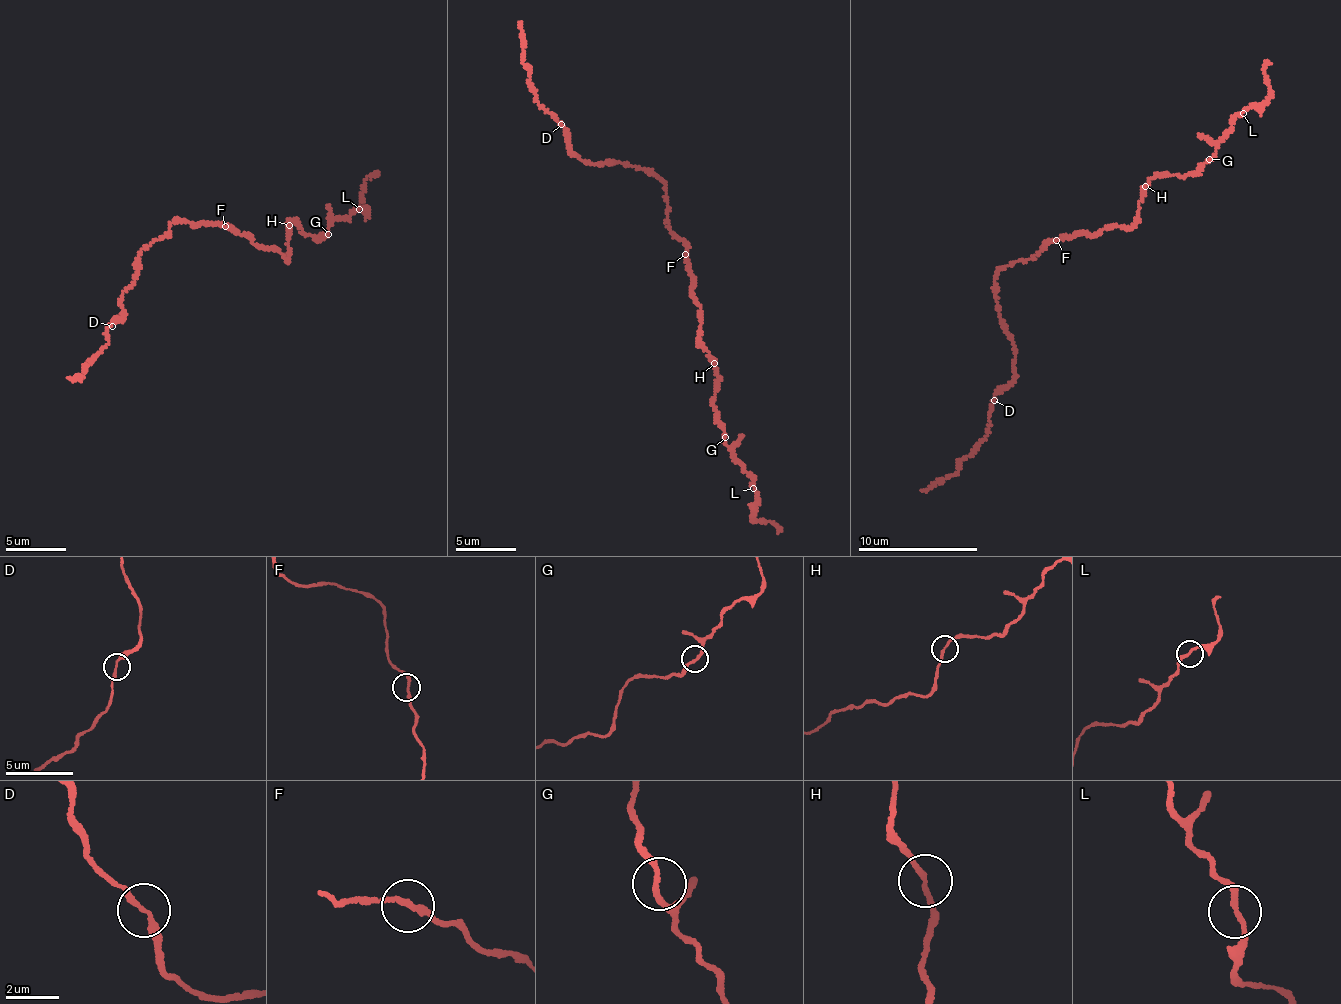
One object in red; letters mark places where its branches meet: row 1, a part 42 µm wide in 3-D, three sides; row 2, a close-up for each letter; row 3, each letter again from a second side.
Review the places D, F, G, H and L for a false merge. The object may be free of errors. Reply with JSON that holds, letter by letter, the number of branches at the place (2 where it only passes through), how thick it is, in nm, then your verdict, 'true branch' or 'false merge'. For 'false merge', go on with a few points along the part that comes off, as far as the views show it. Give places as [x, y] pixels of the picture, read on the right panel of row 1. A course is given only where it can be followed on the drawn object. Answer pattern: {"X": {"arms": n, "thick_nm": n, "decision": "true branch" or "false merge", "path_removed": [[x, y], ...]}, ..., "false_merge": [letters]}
{"D": {"arms": 2, "thick_nm": 200, "decision": "true branch"}, "F": {"arms": 2, "thick_nm": 200, "decision": "true branch"}, "G": {"arms": 2, "thick_nm": 200, "decision": "true branch"}, "H": {"arms": 2, "thick_nm": 180, "decision": "true branch"}, "L": {"arms": 2, "thick_nm": 200, "decision": "true branch"}, "false_merge": []}

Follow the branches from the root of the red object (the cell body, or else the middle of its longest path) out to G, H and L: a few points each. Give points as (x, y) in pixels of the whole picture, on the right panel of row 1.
G: (1055, 239), (1129, 227), (1138, 215), (1141, 187), (1150, 178), (1198, 172), (1209, 159)
H: (1055, 239), (1096, 234), (1102, 229), (1124, 225), (1129, 227), (1138, 215), (1141, 189), (1145, 187)
L: (1055, 239), (1129, 227), (1138, 215), (1141, 187), (1150, 178), (1198, 172), (1243, 112)

